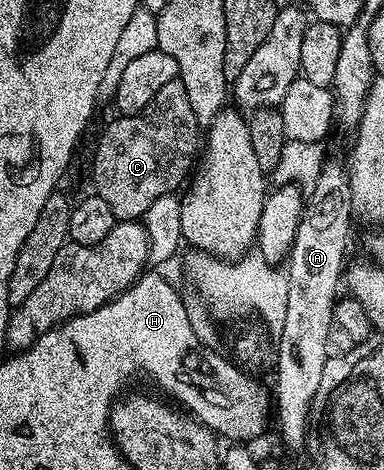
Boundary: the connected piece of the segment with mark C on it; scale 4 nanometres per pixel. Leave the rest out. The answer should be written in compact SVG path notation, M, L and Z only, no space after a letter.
M178 80L166 84L146 108L136 114L116 116L101 132L92 154L95 193L110 204L110 212L114 212L117 220L143 219L154 200L176 194L189 181L201 142L202 127L194 116L194 108L190 108L186 88Z

